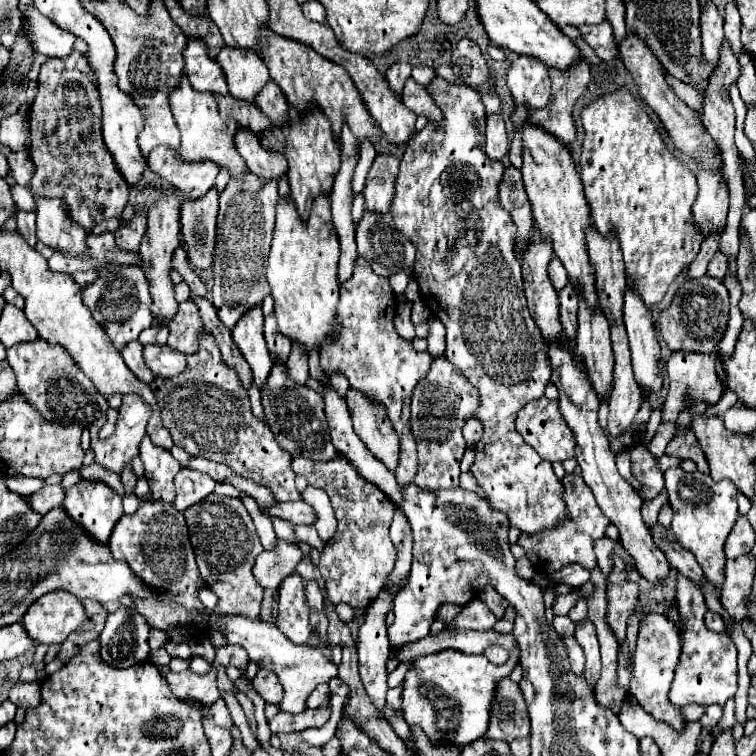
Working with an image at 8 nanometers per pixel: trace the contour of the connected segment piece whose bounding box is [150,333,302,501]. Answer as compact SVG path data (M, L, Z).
M202 333L198 351L188 357L192 359L182 375L156 379L150 385L162 411L162 423L170 431L174 443L184 447L192 457L224 463L232 467L236 475L268 487L276 501L302 499L294 485L296 475L290 469L292 457L278 447L266 421L252 413L248 389L242 387L236 371L222 361L212 333Z

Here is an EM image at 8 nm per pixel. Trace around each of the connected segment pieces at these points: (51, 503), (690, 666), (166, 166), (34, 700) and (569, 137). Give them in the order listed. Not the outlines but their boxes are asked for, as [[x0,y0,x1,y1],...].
[[30,485,64,515],[668,573,738,707],[148,145,218,199],[10,683,40,709],[530,57,590,145]]

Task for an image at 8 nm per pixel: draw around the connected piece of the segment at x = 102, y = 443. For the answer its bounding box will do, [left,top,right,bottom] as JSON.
[90,393,152,473]

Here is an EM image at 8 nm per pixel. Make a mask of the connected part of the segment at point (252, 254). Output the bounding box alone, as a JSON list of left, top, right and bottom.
[212,171,276,327]

